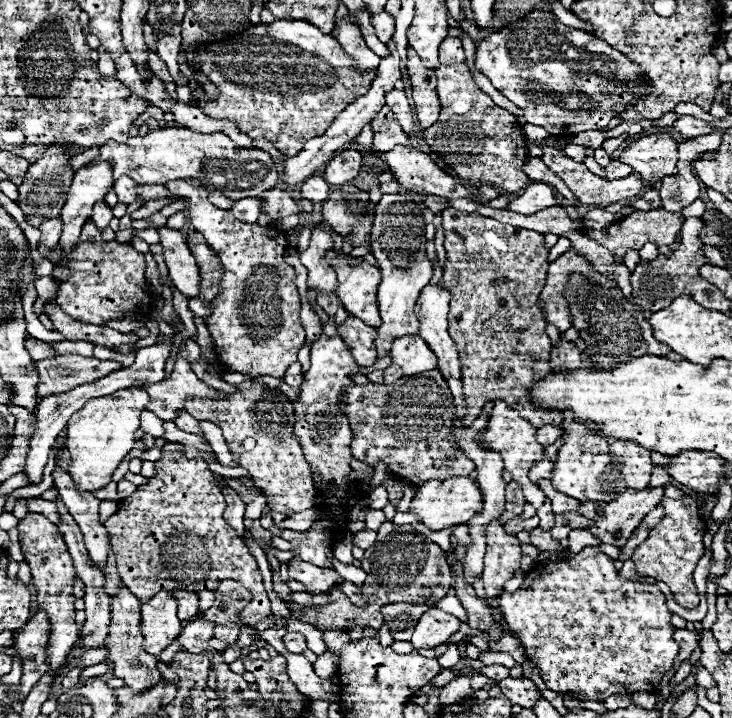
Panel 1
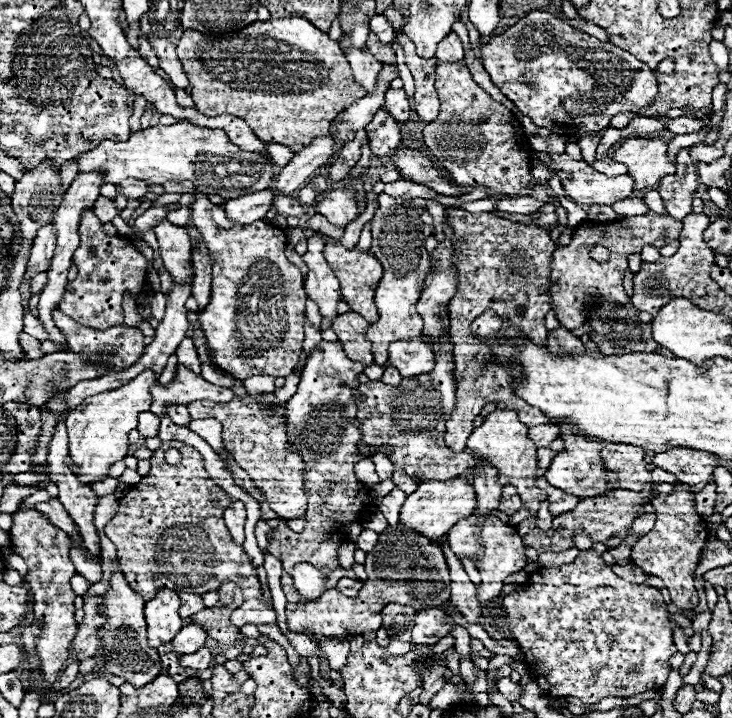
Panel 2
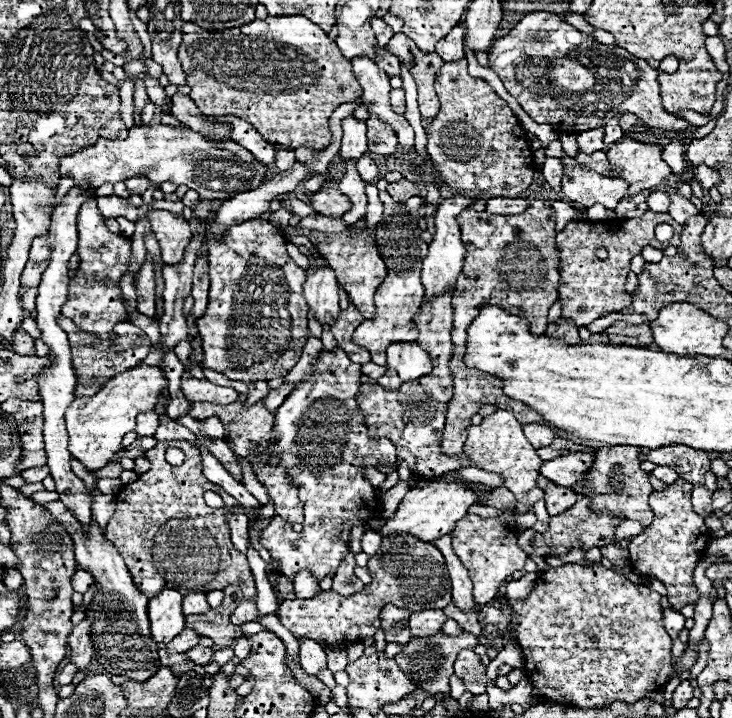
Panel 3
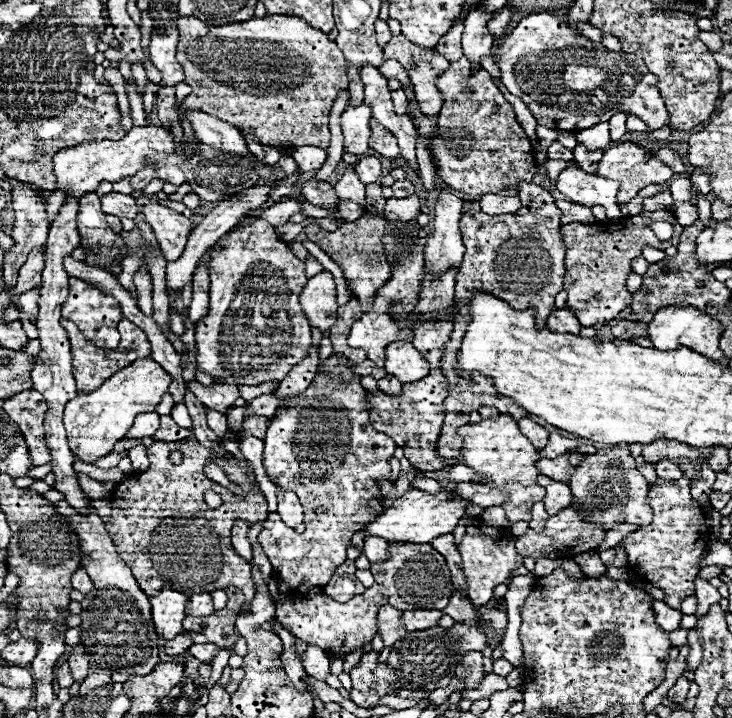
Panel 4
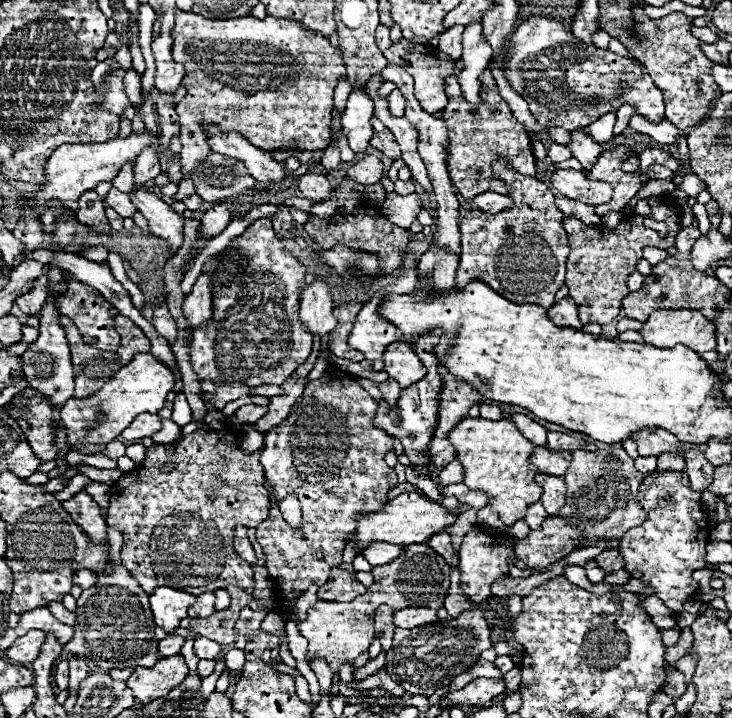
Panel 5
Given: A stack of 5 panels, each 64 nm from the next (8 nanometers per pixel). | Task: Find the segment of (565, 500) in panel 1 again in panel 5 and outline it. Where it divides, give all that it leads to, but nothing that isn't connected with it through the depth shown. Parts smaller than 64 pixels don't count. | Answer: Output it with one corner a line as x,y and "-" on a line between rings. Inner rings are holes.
536,474
534,480
544,490
542,498
540,498
542,506
546,508
548,514
556,514
560,510
560,506
564,506
564,500
566,500
564,480
560,476
544,476
544,474

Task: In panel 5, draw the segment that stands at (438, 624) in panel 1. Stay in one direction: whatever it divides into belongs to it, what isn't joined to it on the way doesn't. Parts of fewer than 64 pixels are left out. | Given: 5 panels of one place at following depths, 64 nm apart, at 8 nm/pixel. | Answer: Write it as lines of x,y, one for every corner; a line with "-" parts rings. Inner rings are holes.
402,608
394,612
394,624
398,628
416,628
422,624
436,622
436,610
432,608

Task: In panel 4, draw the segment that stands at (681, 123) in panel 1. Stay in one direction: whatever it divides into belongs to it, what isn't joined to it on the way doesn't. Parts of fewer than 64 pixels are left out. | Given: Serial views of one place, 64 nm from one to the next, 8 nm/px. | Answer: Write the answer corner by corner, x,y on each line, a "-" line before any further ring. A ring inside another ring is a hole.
530,14
518,22
510,36
502,40
494,48
494,62
502,72
502,82
514,96
522,98
540,126
548,126
554,130
570,130
578,132
584,128
592,128
598,122
610,120
618,112
628,112
644,120
650,128
668,126
668,112
660,98
656,76
646,68
642,58
626,52
612,52
604,44
592,42
586,36
576,34
568,24
564,24
558,16
552,14
-
570,48
570,54
546,54
554,50

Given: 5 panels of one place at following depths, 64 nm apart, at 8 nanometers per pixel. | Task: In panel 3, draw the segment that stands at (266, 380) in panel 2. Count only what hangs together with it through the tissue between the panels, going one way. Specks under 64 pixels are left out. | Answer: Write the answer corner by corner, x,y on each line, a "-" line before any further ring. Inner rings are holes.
259,380
252,384
248,384
248,388
249,394
245,401
247,407
260,401
270,391
268,382
266,380

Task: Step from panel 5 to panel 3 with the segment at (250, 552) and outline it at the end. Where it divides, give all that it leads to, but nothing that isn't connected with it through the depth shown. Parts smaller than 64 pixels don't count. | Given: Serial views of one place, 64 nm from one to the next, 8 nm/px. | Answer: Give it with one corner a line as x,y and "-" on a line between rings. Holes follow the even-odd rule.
242,510
228,512
228,524
232,532
232,544
238,552
248,552
248,518

